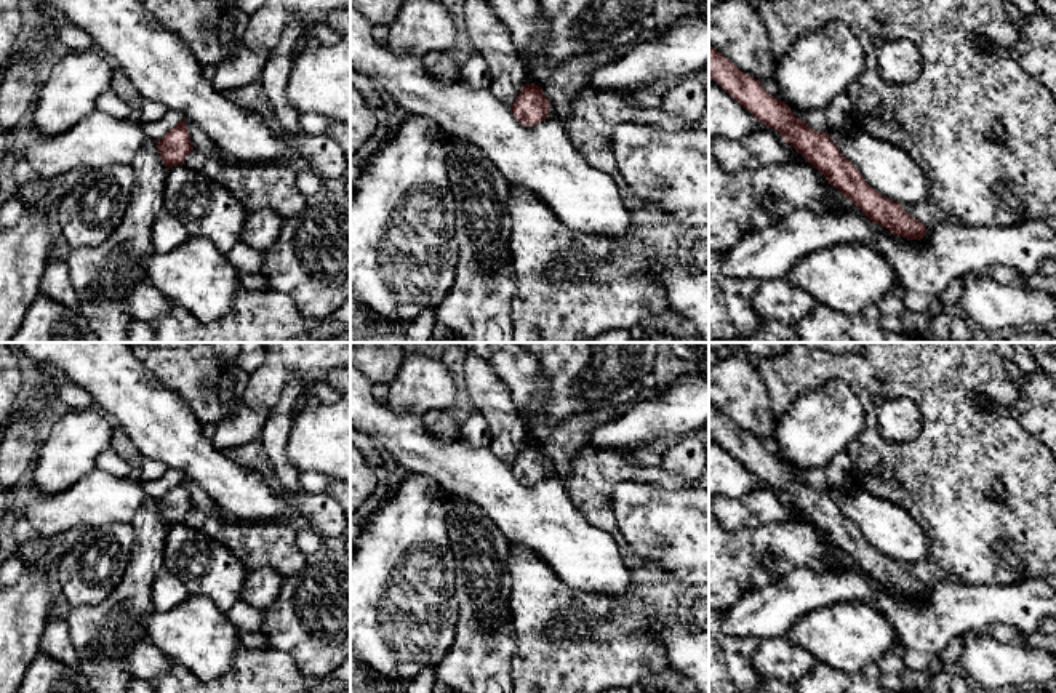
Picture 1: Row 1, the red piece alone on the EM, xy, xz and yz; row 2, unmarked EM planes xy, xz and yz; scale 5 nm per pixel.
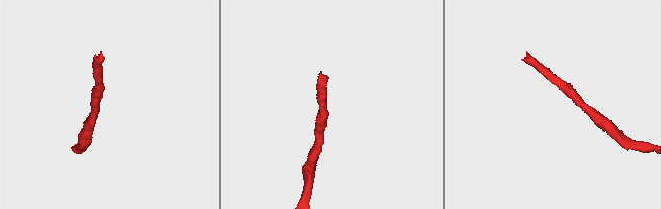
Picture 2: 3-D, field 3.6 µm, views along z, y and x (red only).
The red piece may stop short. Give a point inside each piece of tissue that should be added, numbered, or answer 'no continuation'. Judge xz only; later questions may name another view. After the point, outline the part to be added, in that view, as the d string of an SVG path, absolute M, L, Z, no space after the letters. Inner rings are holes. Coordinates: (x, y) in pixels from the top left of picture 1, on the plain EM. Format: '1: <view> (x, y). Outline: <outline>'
no continuation

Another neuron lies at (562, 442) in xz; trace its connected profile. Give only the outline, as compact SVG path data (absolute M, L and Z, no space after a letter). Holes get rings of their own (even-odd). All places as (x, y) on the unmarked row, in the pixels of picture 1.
M490 342L490 347L490 365L509 386L514 405L528 415L550 467L560 475L568 475L571 461L584 450L594 450L590 431L610 419L616 419L622 408L611 407L578 413L552 424L546 415L534 411L549 397L539 362L518 342Z

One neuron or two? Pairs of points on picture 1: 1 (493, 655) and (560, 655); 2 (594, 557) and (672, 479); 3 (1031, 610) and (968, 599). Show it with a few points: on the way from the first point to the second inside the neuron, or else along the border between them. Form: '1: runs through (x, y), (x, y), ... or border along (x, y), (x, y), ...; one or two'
1: border along (509, 618), (514, 628), (511, 676); two
2: border along (583, 514), (613, 538), (631, 570); two
3: runs through (1015, 605), (984, 605); one

